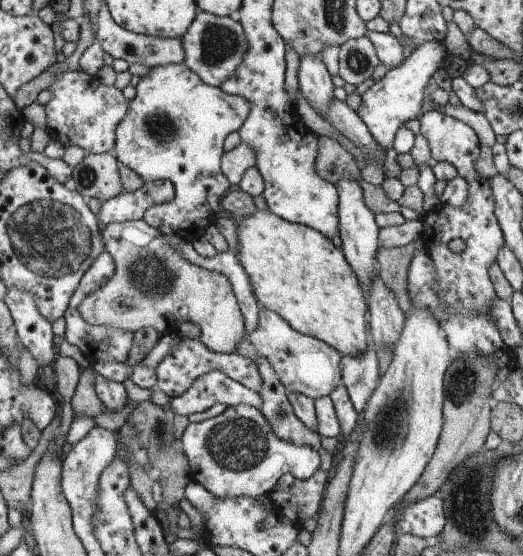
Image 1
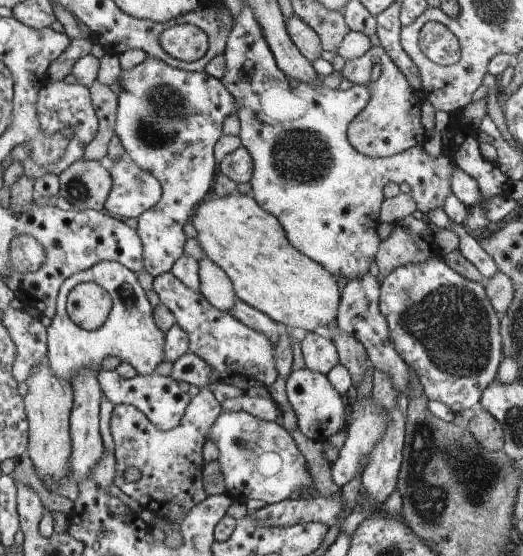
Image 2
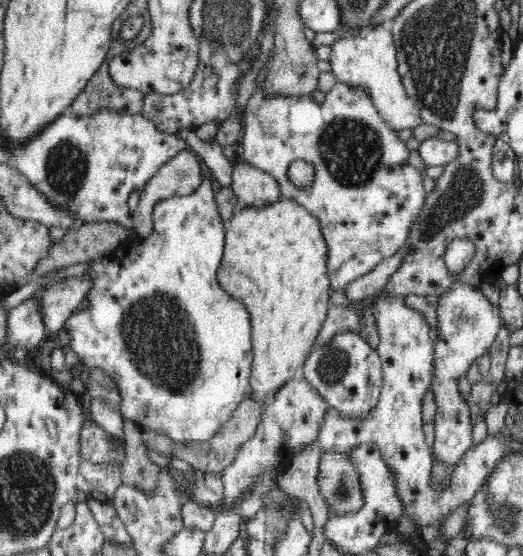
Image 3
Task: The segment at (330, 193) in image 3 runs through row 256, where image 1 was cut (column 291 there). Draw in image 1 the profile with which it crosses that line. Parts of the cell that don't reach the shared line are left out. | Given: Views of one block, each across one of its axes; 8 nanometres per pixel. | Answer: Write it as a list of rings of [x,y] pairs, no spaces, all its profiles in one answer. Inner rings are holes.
[[[261,306],[259,309],[258,328],[254,332],[244,332],[234,354],[246,356],[255,363],[258,358],[268,358],[286,390],[300,392],[312,400],[324,398],[334,391],[334,386],[340,386],[340,360],[343,359],[338,350],[315,337],[298,333],[278,313]]]

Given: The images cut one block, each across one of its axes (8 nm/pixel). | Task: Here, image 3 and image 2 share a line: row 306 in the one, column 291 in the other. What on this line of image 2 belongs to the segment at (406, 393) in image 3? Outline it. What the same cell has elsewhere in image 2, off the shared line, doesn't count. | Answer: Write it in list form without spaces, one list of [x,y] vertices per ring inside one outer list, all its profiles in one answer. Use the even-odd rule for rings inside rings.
[[[305,367],[292,371],[285,381],[288,402],[295,412],[298,428],[304,436],[324,443],[332,434],[343,430],[346,422],[342,397],[327,375]]]

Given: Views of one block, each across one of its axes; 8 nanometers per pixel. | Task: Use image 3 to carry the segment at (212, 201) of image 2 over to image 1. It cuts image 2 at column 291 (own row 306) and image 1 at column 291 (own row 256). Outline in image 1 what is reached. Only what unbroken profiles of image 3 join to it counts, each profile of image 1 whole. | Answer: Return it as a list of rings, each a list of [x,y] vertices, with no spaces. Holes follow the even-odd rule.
[[[259,209],[236,226],[237,258],[250,276],[261,307],[278,313],[298,333],[315,337],[344,356],[360,356],[368,350],[366,294],[343,250],[334,246],[332,239]]]

